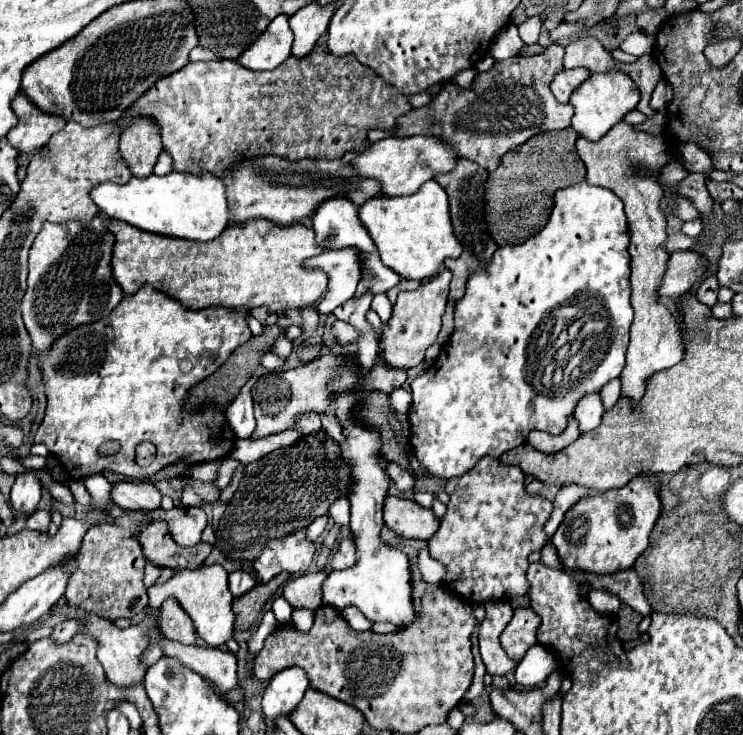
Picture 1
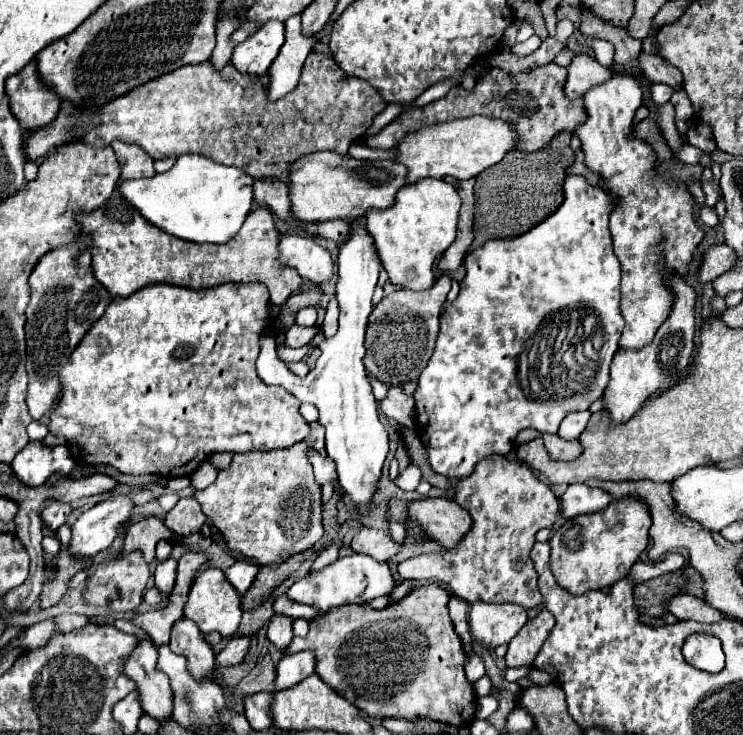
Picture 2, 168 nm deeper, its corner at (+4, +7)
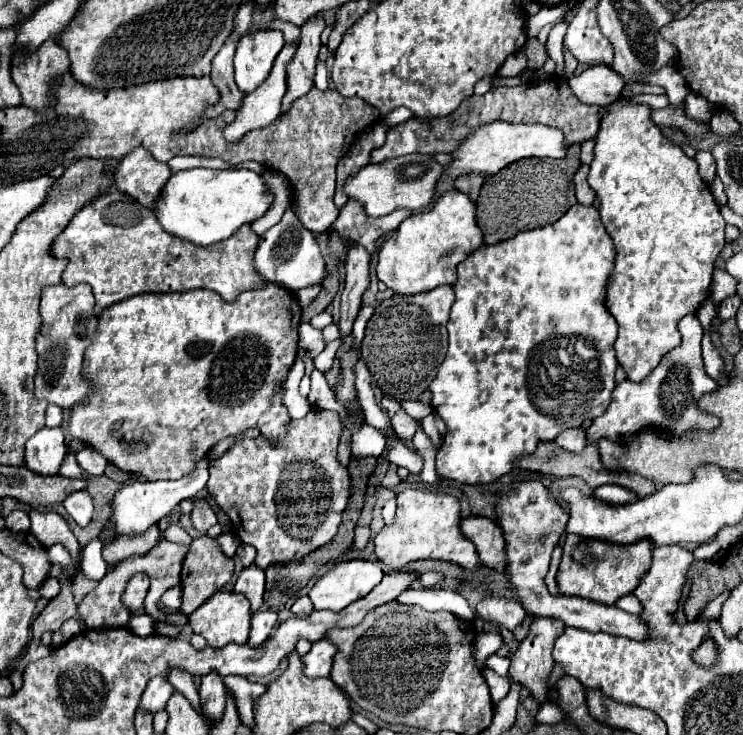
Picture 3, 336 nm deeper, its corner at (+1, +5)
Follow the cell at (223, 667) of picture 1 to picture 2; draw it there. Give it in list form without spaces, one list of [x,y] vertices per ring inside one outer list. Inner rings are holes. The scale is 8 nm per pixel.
[[[233,636],[229,638],[229,642],[225,644],[223,650],[219,650],[215,656],[215,664],[217,668],[219,666],[235,666],[235,664],[241,664],[243,662],[243,656],[247,654],[247,648],[249,648],[249,638],[247,636]]]

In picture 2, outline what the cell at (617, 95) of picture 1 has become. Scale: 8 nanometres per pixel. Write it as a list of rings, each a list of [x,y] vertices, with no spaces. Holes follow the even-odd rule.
[[[613,74],[607,82],[597,84],[583,94],[583,100],[587,106],[587,120],[581,122],[581,126],[577,126],[573,130],[573,134],[583,142],[587,166],[593,172],[601,174],[605,178],[609,190],[621,198],[621,202],[617,202],[617,206],[609,218],[609,230],[613,236],[613,250],[621,262],[621,314],[625,318],[625,330],[619,340],[621,348],[641,348],[641,346],[649,344],[651,338],[655,336],[657,328],[663,324],[663,320],[671,312],[673,296],[659,280],[659,274],[657,274],[657,270],[661,268],[659,262],[665,262],[665,266],[673,268],[677,274],[683,276],[685,268],[693,256],[693,250],[703,240],[703,232],[699,230],[697,220],[693,220],[691,194],[685,188],[677,188],[675,182],[665,182],[665,180],[657,178],[653,148],[641,140],[629,138],[631,130],[633,130],[633,114],[641,106],[641,94],[643,92],[641,92],[635,78]],[[659,238],[663,238],[663,248],[661,248],[663,260],[659,260],[659,252],[657,252],[657,246],[661,242]]]

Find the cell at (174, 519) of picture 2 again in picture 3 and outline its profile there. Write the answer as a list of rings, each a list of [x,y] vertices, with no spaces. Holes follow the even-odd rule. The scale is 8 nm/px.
[[[196,498],[196,508],[192,512],[192,522],[194,522],[194,528],[198,532],[206,532],[208,528],[212,528],[218,520],[216,520],[216,514],[214,510],[208,506],[208,502],[204,498]]]

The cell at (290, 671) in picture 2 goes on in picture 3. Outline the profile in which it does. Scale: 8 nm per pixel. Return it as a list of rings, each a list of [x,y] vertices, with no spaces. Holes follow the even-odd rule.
[[[320,640],[312,644],[312,650],[302,658],[306,676],[328,676],[332,670],[332,660],[336,656],[336,646],[330,640]]]

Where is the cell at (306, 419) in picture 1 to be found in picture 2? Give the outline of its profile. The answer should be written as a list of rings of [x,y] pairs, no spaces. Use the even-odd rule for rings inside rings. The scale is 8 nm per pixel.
[[[149,284],[127,298],[113,298],[105,314],[91,326],[83,336],[77,350],[71,352],[69,362],[59,372],[61,380],[61,398],[57,408],[49,418],[49,432],[55,436],[65,436],[75,464],[93,466],[93,464],[111,464],[123,474],[161,474],[161,476],[191,476],[201,462],[217,452],[247,452],[247,450],[277,450],[289,448],[301,442],[311,426],[299,414],[301,402],[293,398],[291,392],[281,386],[267,386],[255,372],[255,360],[259,356],[259,334],[273,324],[269,322],[269,292],[263,284],[221,284],[205,290],[189,290],[173,284]]]

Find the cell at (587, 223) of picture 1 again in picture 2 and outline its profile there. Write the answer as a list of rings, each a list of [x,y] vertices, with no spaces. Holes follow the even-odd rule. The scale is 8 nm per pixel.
[[[569,174],[563,182],[563,204],[553,212],[547,220],[537,224],[533,230],[519,238],[511,240],[489,240],[477,250],[469,252],[465,258],[465,280],[461,282],[461,290],[457,300],[447,308],[441,330],[435,342],[433,356],[427,362],[427,368],[423,368],[421,376],[417,378],[417,388],[413,392],[415,408],[417,408],[417,434],[421,434],[421,442],[427,450],[429,464],[437,474],[443,474],[447,478],[465,478],[471,474],[475,464],[491,454],[509,454],[515,444],[515,436],[523,428],[535,428],[539,432],[551,432],[555,434],[559,430],[561,420],[575,410],[587,410],[591,402],[595,402],[607,382],[609,382],[609,366],[613,360],[613,354],[619,350],[619,336],[623,332],[623,314],[619,310],[619,278],[621,268],[619,260],[613,254],[611,248],[611,234],[609,234],[609,216],[611,208],[615,208],[615,202],[611,194],[599,186],[589,184],[583,176]]]

